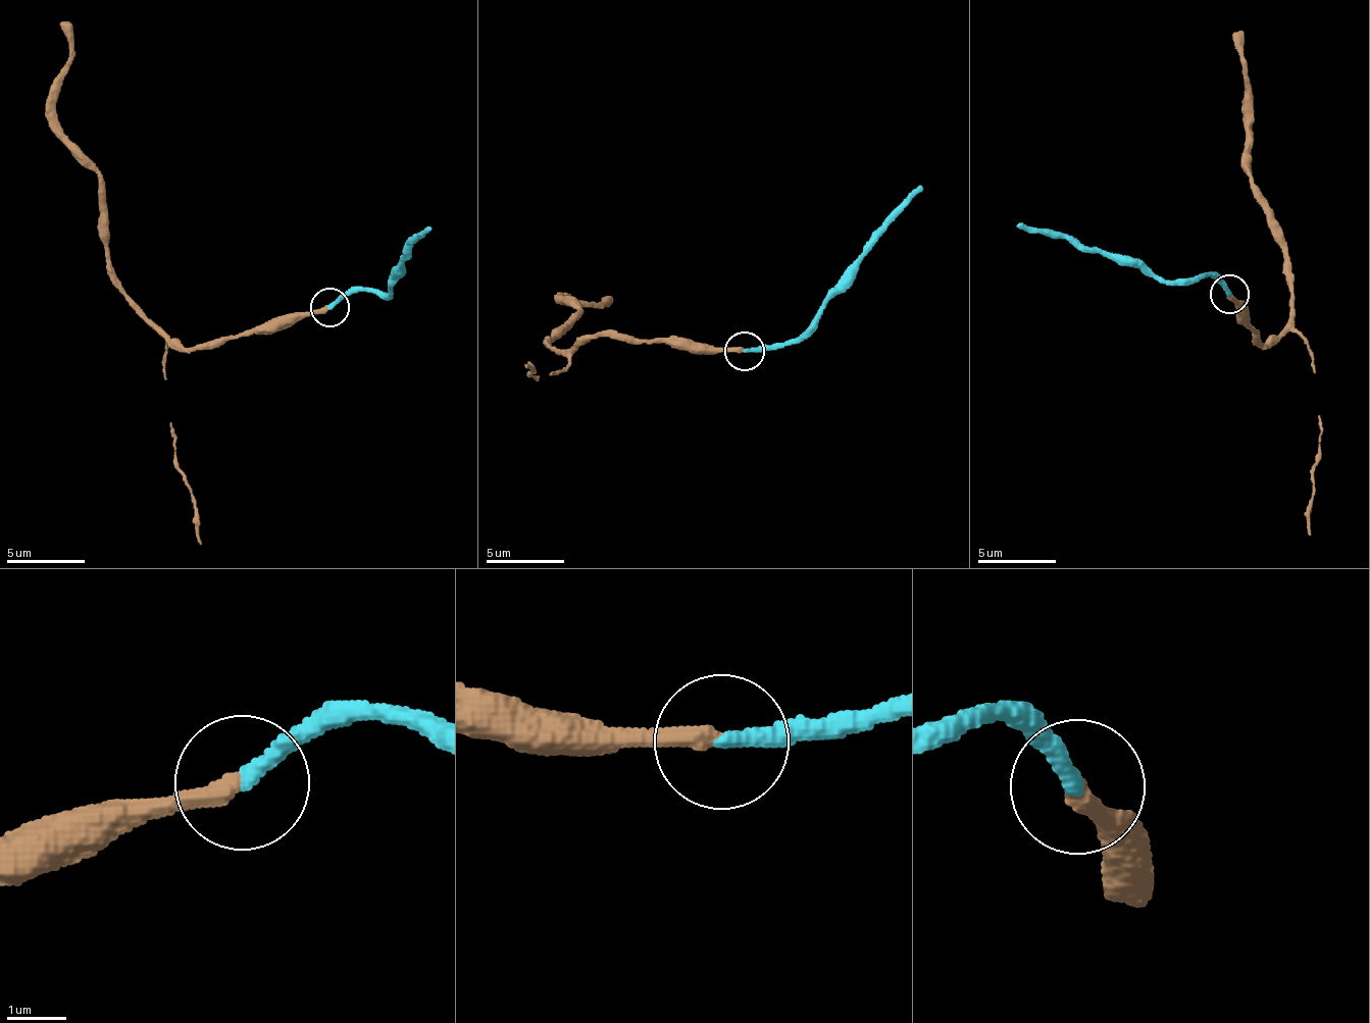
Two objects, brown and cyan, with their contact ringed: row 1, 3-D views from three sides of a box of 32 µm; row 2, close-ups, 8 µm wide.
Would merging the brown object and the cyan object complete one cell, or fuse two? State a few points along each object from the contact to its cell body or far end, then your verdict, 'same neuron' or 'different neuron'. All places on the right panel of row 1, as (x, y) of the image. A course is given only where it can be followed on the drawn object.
brown runs (1228, 295), (1245, 303), (1255, 337), (1268, 344), (1292, 308), (1280, 229), (1255, 180), (1250, 86), (1239, 31); cyan runs (1228, 295), (1212, 277), (1204, 275), (1183, 282), (1154, 278), (1086, 250), (1016, 227); same neuron

